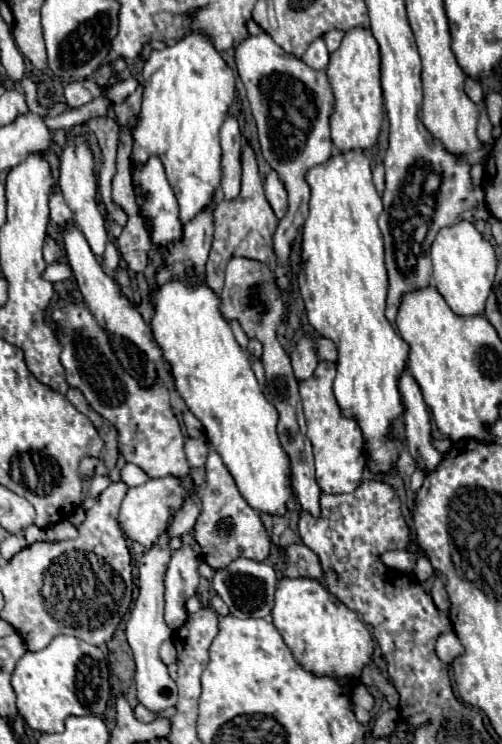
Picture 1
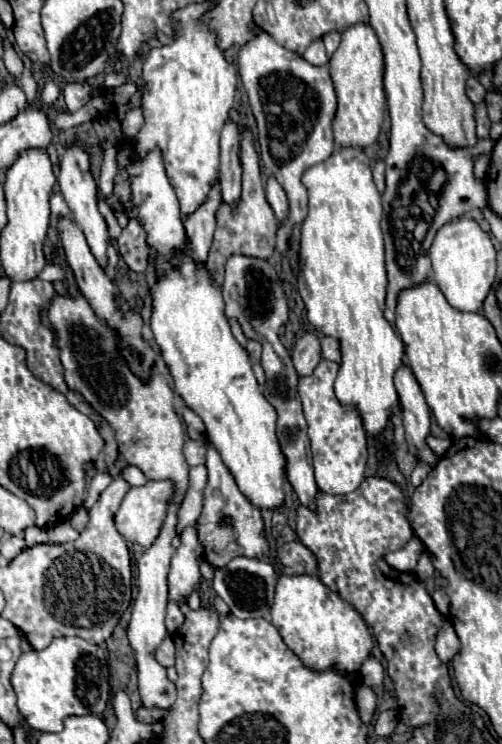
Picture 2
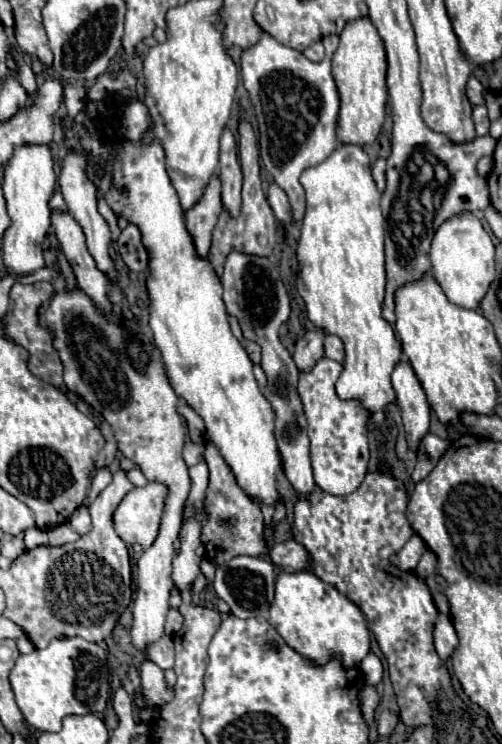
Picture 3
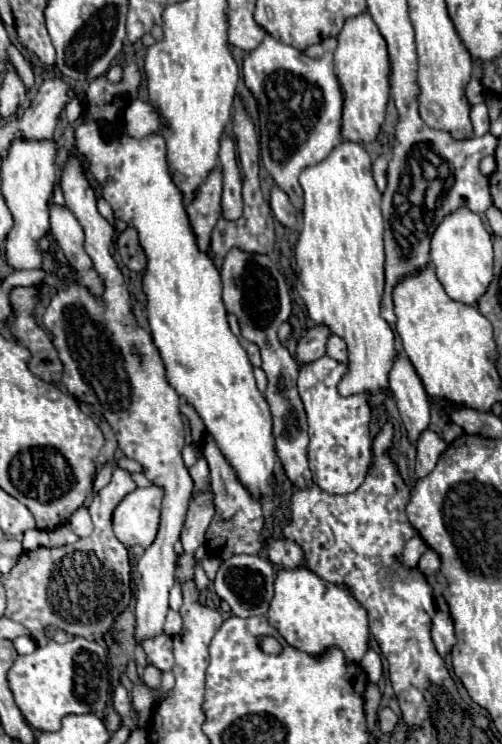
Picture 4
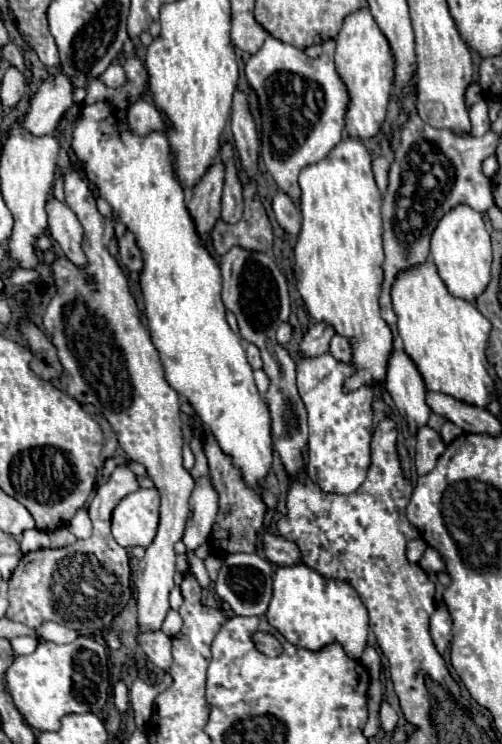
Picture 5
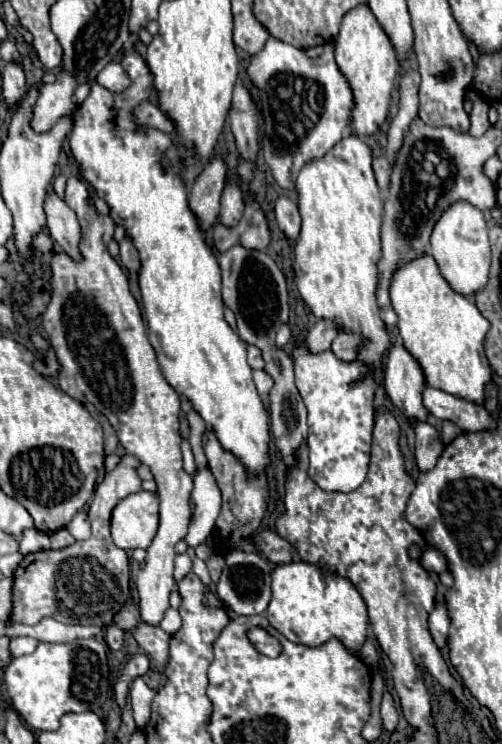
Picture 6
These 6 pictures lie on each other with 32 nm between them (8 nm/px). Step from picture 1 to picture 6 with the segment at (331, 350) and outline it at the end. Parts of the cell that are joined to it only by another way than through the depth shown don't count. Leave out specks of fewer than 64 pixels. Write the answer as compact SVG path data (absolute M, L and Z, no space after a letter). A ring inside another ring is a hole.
M342 332L338 334L338 338L332 342L332 352L344 360L344 362L352 362L356 360L360 348L362 348L362 336L356 332Z

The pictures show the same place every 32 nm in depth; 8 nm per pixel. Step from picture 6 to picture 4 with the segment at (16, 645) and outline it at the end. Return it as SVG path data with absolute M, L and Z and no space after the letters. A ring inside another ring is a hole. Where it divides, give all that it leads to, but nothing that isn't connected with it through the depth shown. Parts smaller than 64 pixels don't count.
M20 636L12 640L14 648L18 654L32 654L36 650L36 640L32 640L32 636Z

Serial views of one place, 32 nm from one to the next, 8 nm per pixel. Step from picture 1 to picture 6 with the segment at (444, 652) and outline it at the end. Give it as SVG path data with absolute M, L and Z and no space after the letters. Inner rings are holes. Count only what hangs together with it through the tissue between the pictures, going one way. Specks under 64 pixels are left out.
M436 602L436 606L430 612L430 634L434 638L434 642L438 644L438 648L444 648L446 638L448 638L448 628L450 628L450 618L448 618L448 610L442 602Z

